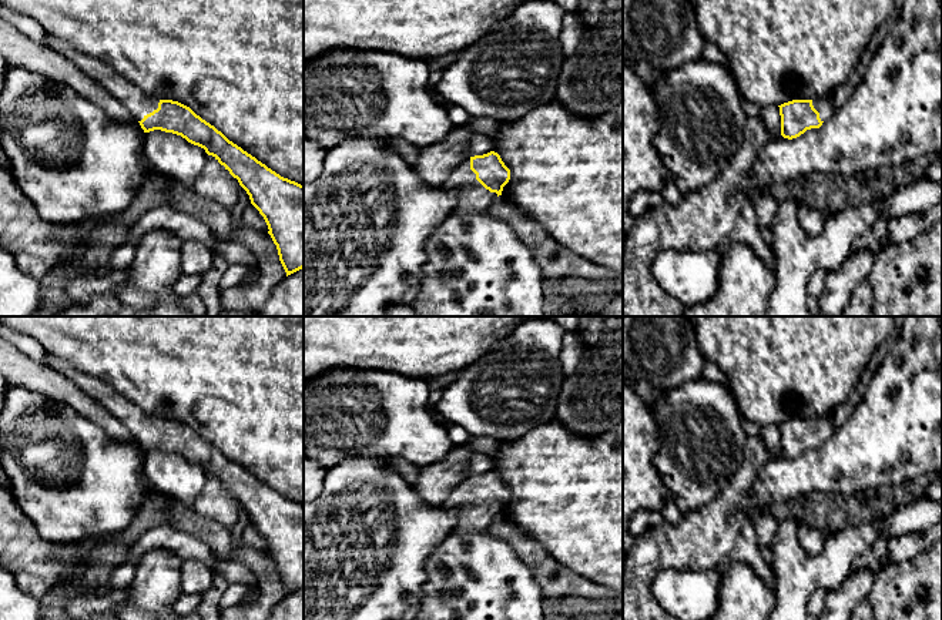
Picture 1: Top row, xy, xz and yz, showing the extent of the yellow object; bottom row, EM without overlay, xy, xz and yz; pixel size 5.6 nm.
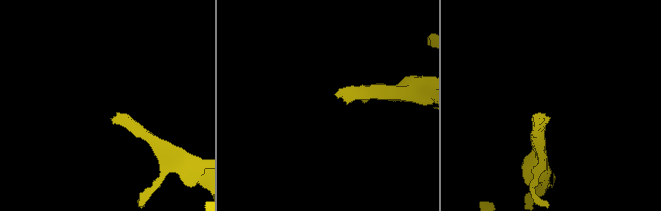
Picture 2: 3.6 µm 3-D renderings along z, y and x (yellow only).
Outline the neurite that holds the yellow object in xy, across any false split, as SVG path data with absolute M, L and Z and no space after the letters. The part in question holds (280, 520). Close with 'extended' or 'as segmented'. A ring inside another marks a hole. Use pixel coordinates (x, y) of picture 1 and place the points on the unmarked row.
M48 352L44 363L108 409L128 428L144 452L172 452L212 475L238 499L251 523L264 536L286 596L304 587L304 505L268 487L190 426L148 415L113 386Z; extended

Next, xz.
M490 470L465 479L452 489L440 507L457 509L459 520L452 533L485 530L510 499L510 489L500 475Z; extended

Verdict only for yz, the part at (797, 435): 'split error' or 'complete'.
split error

